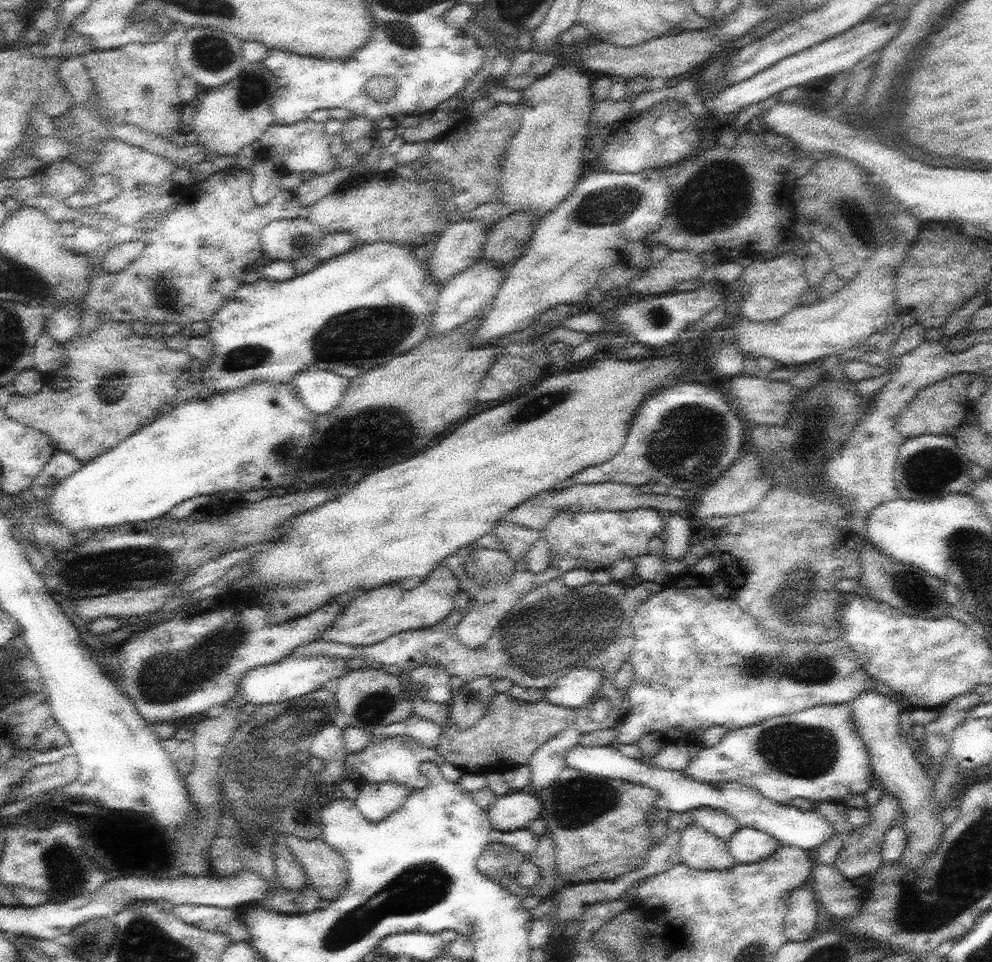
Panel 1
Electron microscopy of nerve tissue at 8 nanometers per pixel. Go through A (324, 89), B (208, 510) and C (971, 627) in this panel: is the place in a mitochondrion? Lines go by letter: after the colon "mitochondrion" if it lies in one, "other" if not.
A: other
B: other
C: other

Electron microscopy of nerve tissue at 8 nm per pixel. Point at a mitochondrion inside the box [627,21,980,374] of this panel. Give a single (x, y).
(718, 175)

